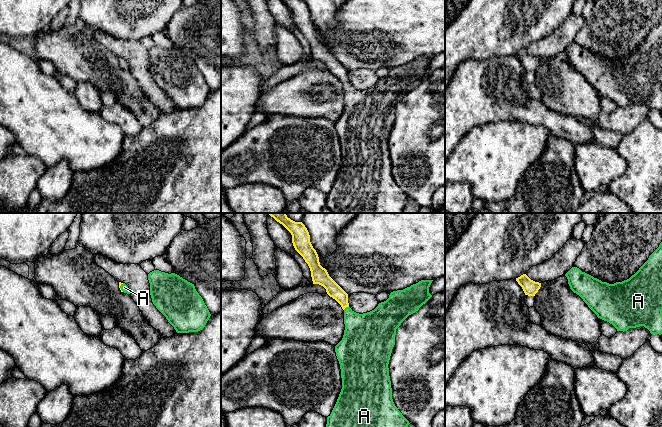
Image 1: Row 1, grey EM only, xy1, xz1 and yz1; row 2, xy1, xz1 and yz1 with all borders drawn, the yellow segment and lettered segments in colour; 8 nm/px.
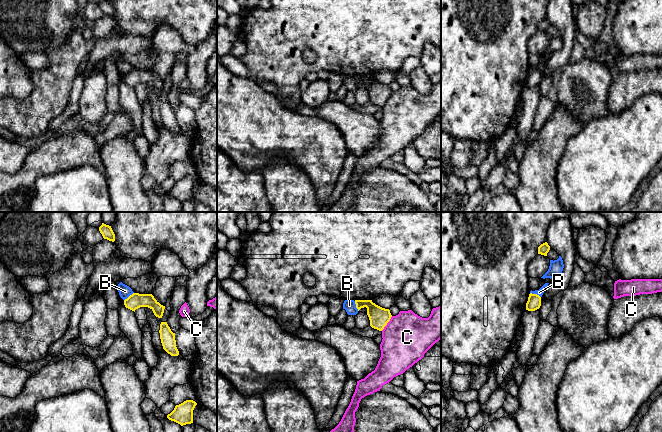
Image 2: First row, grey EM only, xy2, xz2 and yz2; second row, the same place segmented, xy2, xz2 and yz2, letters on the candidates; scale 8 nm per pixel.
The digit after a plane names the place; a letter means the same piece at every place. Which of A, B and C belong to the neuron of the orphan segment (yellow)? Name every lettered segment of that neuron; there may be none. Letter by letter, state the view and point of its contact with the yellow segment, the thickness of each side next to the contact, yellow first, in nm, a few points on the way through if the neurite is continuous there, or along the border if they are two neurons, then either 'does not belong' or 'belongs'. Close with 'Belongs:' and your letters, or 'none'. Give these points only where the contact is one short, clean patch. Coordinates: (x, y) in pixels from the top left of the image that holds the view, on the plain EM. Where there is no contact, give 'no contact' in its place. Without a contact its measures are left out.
A: contact xz1 (345, 83); calibres 110 and 300 nm; way xz1 (332, 64), (342, 74), (345, 83), (351, 95), (363, 108); belongs
B: contact yz2 (535, 70); calibres 110 and 50 nm; border yz2 (530, 68), (536, 69), (540, 73); does not belong
C: contact xz2 (387, 98); calibres 160 and 380 nm; border xz2 (392, 92), (381, 106); does not belong
Belongs: A

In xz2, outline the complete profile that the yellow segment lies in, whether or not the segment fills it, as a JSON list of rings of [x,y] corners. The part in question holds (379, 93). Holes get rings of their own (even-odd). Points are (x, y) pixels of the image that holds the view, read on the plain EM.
[[[355,76],[355,80],[358,87],[361,84],[367,84],[370,102],[379,107],[384,105],[392,93],[389,85],[385,85],[376,81],[372,78],[372,76]]]

